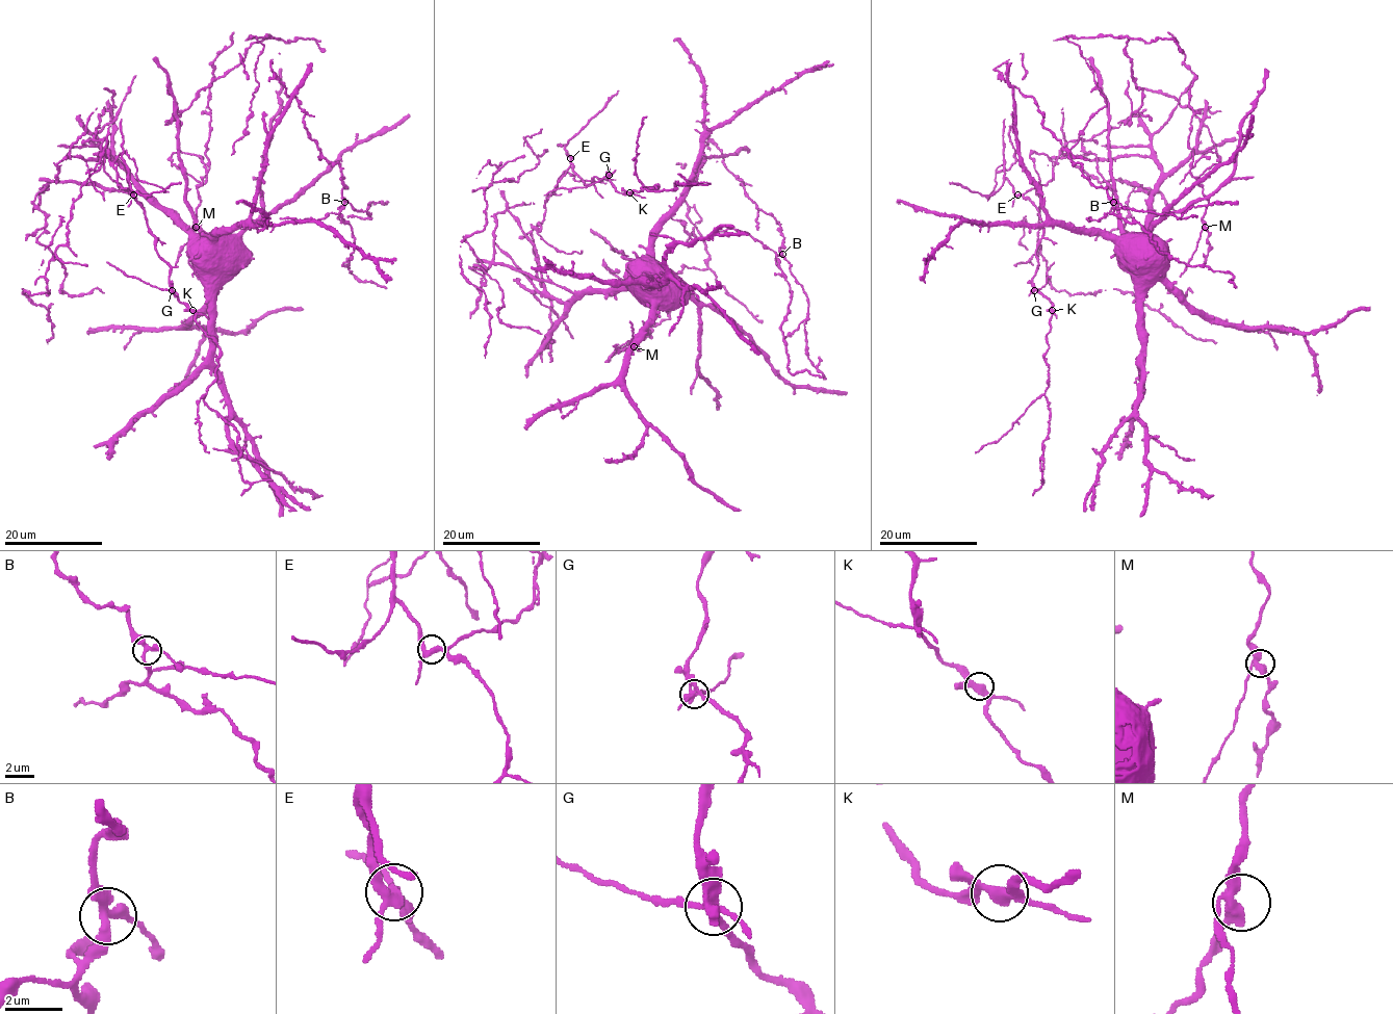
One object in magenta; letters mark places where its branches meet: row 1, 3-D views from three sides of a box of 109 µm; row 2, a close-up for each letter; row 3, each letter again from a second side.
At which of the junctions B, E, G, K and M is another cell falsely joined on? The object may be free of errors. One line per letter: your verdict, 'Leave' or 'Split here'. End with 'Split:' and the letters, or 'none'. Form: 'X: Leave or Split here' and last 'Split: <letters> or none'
B: Leave
E: Leave
G: Split here
K: Leave
M: Leave
Split: G

